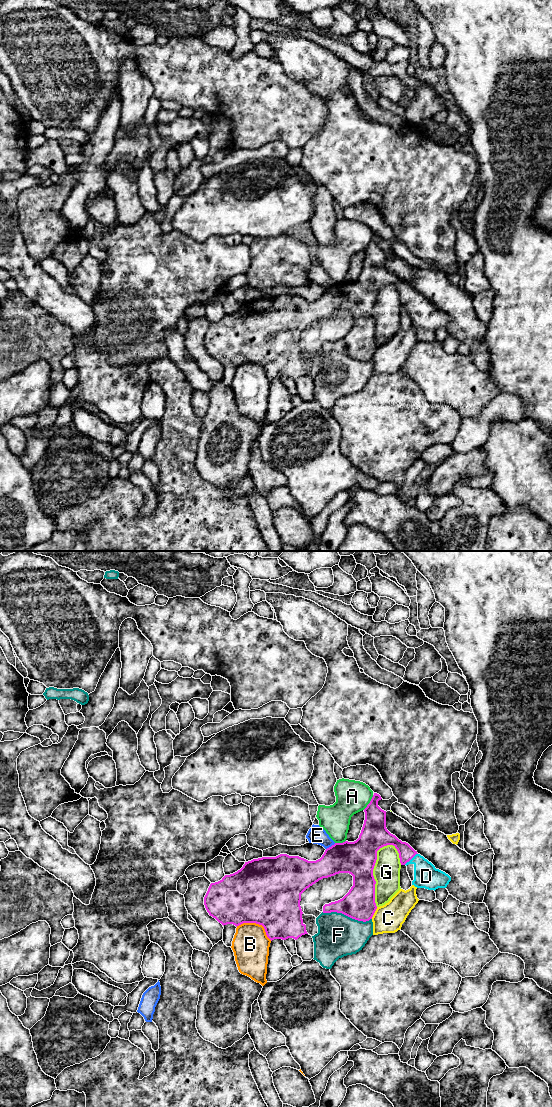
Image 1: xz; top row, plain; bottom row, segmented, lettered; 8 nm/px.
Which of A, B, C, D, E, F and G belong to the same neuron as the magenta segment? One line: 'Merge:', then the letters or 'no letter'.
Merge: D

